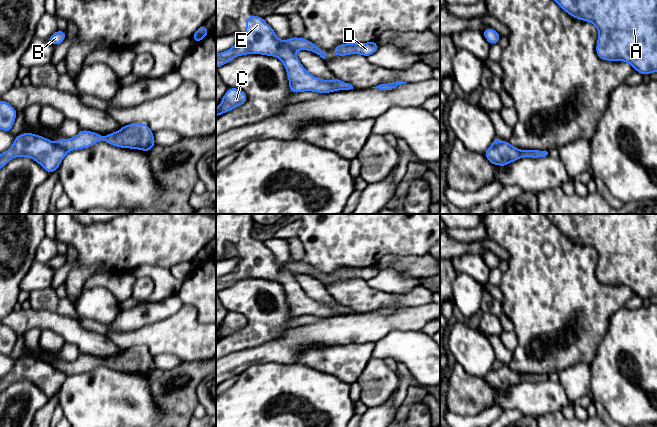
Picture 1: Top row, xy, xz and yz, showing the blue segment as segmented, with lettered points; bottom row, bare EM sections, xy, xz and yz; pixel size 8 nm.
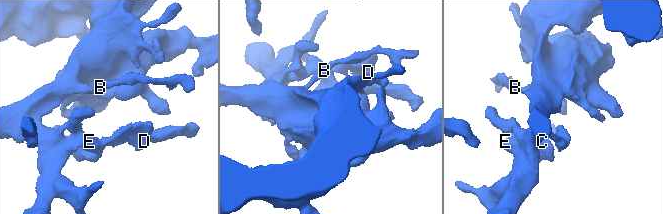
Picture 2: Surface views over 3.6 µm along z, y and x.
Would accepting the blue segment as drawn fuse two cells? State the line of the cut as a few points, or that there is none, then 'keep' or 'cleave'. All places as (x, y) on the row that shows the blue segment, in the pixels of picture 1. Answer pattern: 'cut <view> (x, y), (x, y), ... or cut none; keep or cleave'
cut xz (284, 41), (287, 46), (294, 50); cleave

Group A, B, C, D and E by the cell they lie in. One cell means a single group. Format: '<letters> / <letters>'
A B C E / D

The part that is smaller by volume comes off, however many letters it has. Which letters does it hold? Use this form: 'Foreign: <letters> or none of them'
Foreign: D

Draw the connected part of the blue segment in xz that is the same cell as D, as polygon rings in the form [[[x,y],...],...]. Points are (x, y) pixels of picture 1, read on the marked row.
[[[376,41],[368,43],[345,43],[335,47],[332,53],[335,56],[346,56],[350,54],[361,54],[365,57],[372,55],[379,48]]]

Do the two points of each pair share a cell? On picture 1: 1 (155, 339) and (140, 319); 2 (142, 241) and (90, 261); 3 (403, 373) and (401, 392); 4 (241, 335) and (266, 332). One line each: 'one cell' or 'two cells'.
1: two cells
2: one cell
3: one cell
4: one cell

